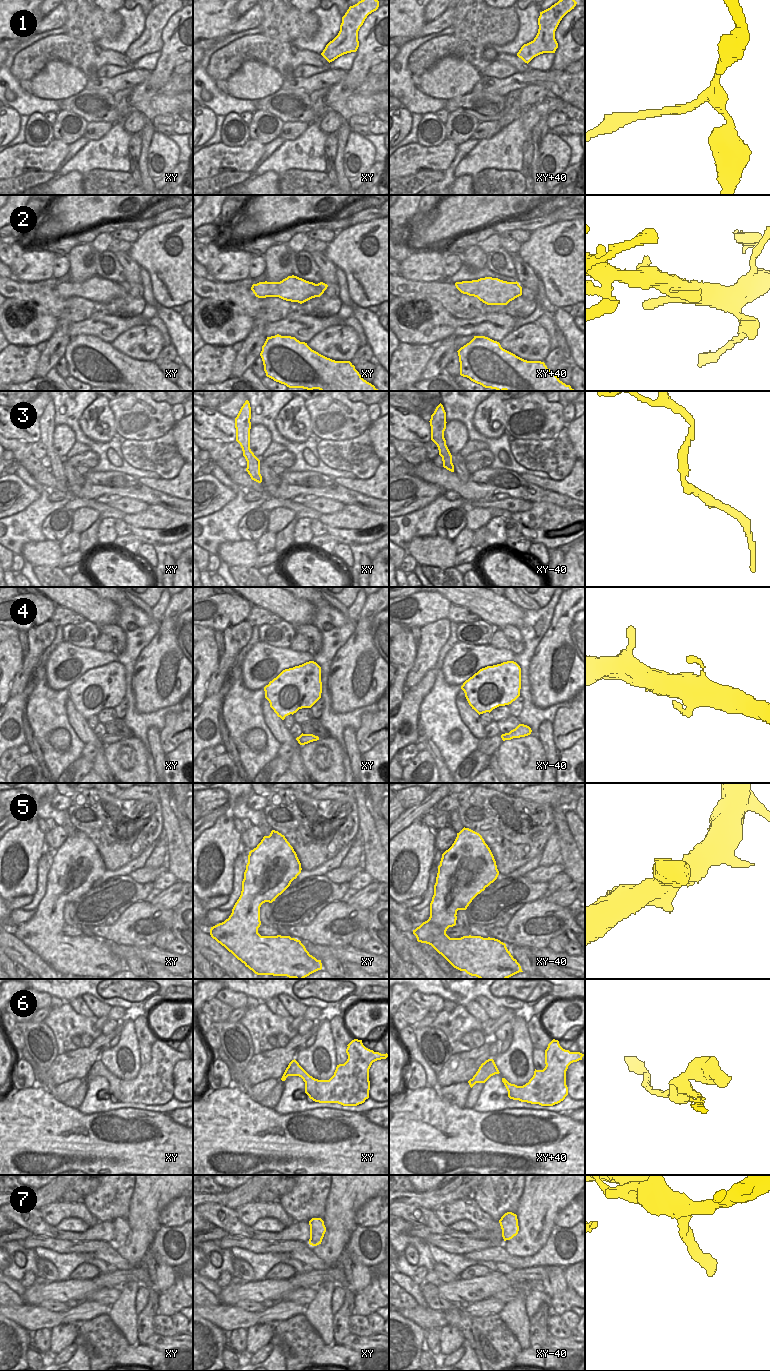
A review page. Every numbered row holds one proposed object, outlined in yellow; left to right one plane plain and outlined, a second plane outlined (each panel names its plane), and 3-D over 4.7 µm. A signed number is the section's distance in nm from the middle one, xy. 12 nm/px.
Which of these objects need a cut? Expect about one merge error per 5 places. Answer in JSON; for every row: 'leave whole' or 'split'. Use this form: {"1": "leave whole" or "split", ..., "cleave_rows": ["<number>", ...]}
{"1": "leave whole", "2": "leave whole", "3": "leave whole", "4": "leave whole", "5": "leave whole", "6": "split", "7": "leave whole", "cleave_rows": ["6"]}

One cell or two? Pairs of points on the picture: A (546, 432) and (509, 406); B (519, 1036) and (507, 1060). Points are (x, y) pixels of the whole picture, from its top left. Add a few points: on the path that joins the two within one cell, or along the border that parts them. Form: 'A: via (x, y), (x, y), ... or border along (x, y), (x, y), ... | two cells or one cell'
A: via (546, 419), (545, 415), (535, 408), (522, 408) | one cell
B: via (519, 1042), (509, 1054) | one cell

